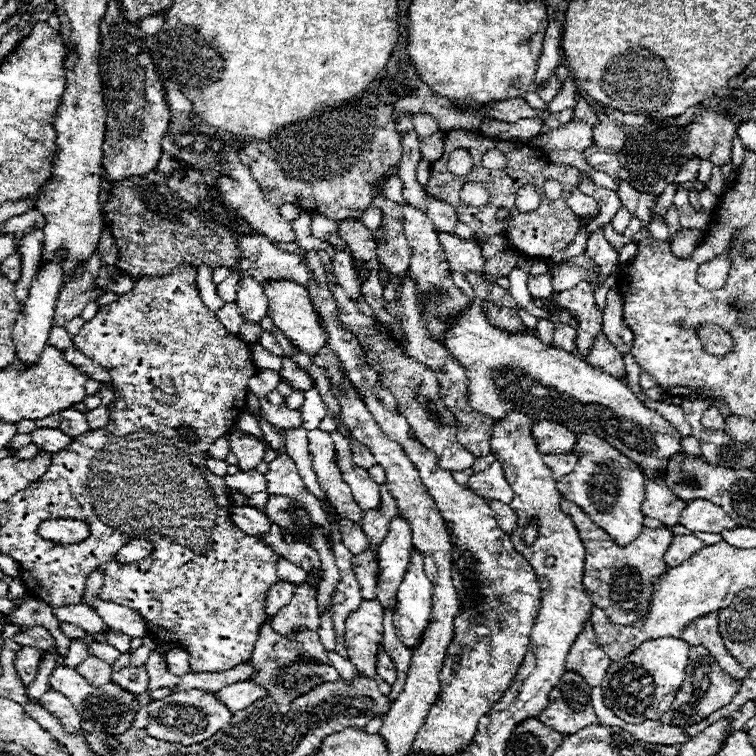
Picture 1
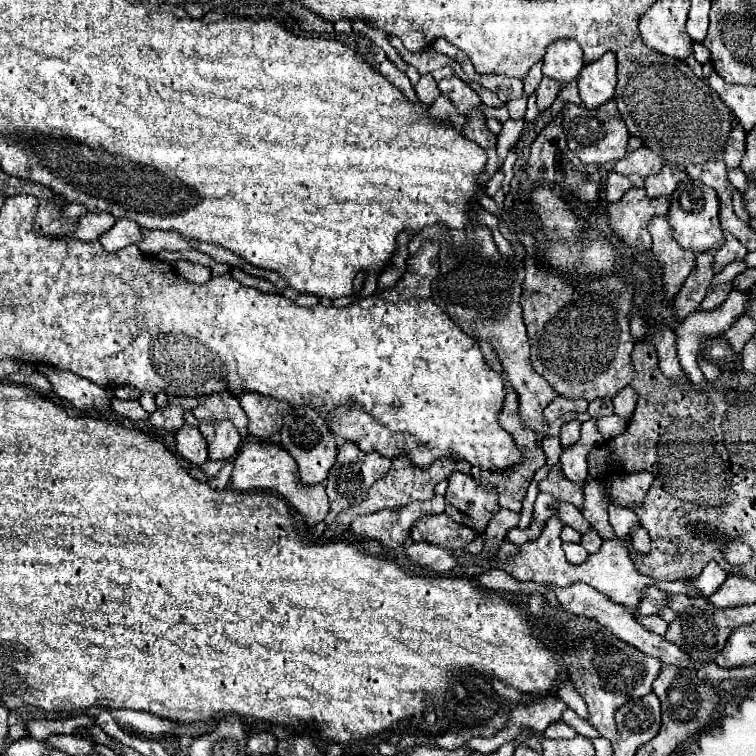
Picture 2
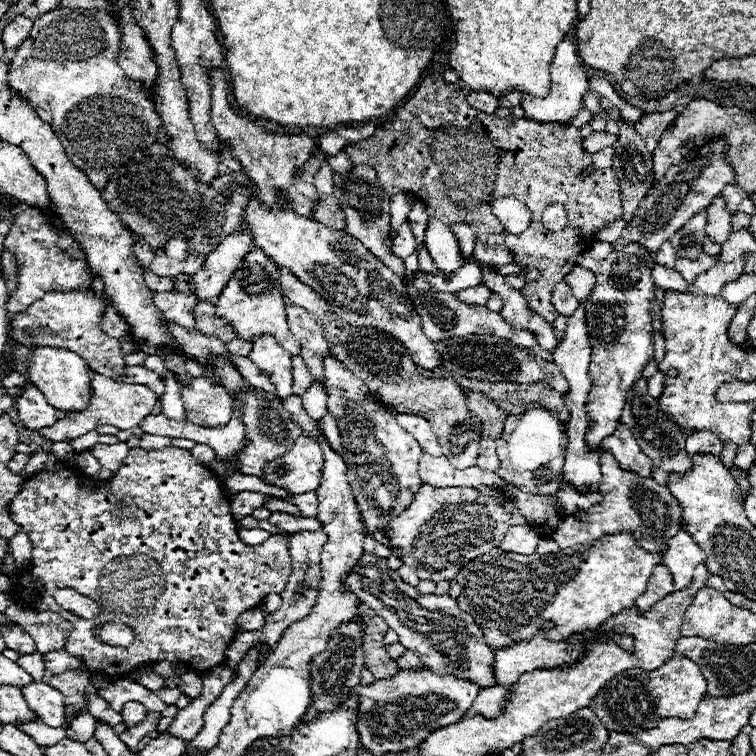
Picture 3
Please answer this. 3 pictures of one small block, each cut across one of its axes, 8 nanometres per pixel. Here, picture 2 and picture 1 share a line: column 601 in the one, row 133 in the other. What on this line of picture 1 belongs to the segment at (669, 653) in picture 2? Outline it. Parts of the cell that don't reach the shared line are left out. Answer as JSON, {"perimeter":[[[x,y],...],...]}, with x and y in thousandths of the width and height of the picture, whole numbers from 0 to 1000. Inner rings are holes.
{"perimeter":[[[791,151],[791,164],[783,169],[786,177],[786,193],[791,196],[810,196],[810,198],[817,198],[823,196],[828,180],[825,175],[802,153],[802,151]]]}

